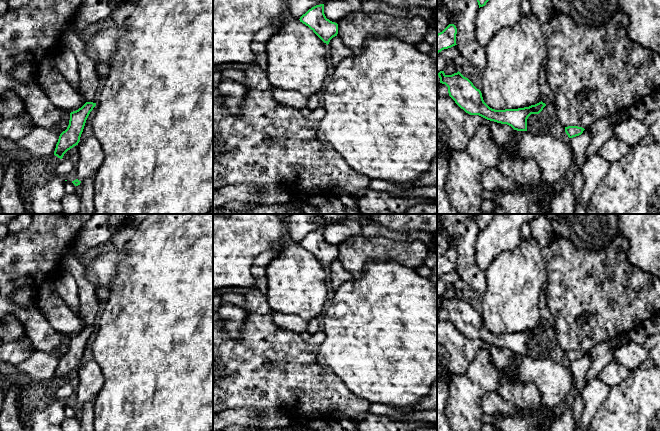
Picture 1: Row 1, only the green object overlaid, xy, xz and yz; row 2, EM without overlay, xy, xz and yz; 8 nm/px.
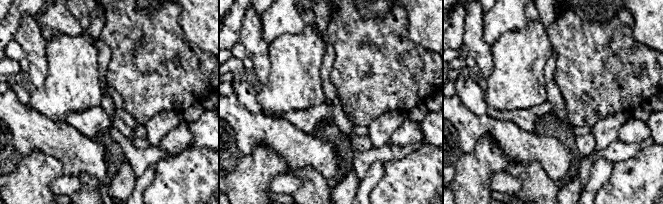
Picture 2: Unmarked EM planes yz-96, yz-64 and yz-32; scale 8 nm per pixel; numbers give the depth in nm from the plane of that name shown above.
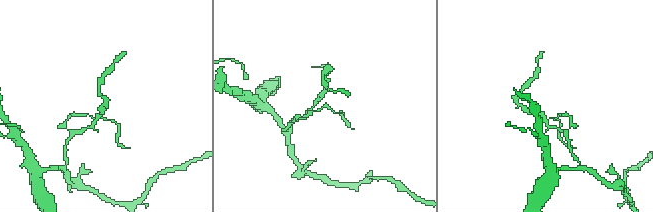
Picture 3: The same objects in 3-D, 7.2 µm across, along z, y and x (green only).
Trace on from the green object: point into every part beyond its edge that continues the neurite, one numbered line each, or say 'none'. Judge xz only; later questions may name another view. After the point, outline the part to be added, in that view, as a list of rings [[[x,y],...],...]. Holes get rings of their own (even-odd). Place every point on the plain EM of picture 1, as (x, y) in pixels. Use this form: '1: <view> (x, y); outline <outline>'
none

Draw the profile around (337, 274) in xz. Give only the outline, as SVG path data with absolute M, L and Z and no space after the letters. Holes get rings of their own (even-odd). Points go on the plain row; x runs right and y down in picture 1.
M335 260L330 264L328 268L328 278L335 290L343 283L354 279L353 275L344 268L339 260Z

